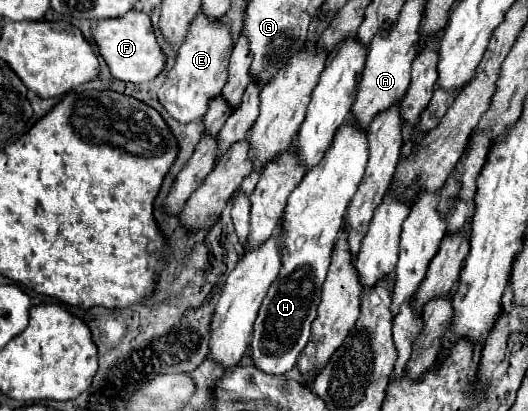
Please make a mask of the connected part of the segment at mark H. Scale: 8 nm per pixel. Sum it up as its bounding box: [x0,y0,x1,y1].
[252,119,368,373]

